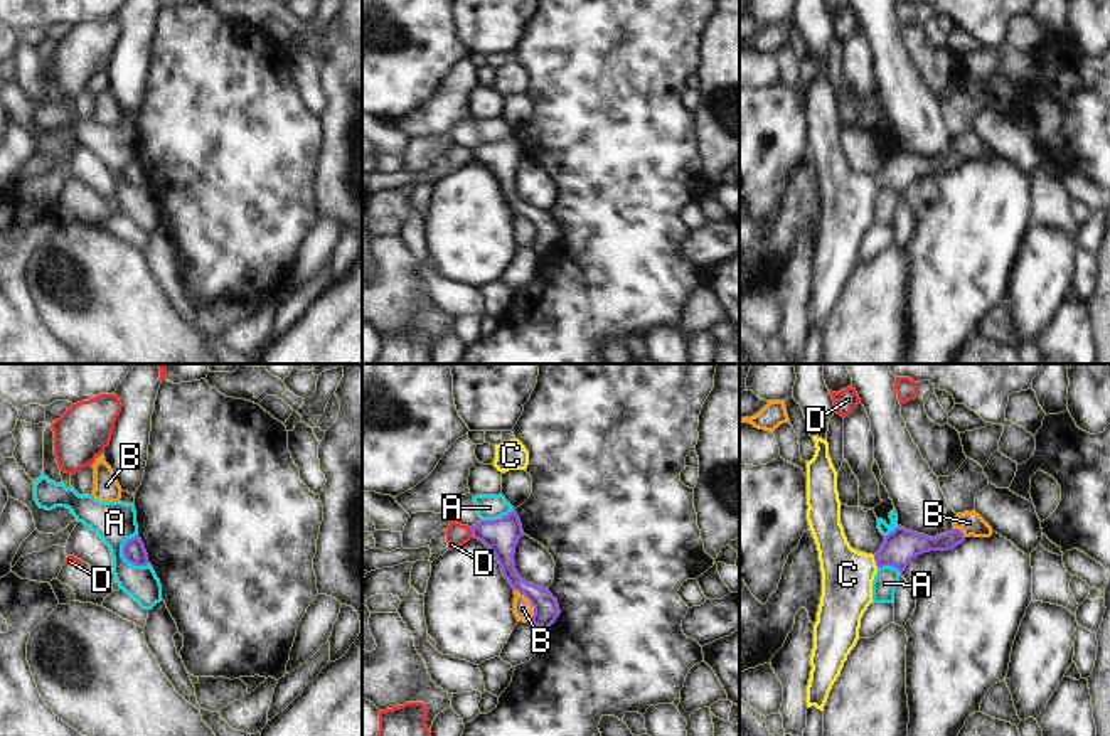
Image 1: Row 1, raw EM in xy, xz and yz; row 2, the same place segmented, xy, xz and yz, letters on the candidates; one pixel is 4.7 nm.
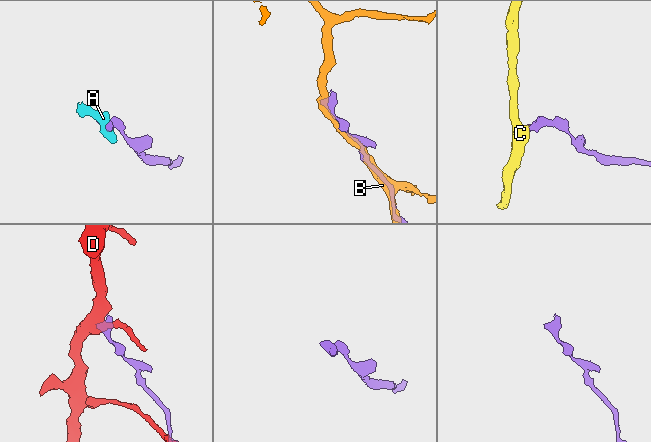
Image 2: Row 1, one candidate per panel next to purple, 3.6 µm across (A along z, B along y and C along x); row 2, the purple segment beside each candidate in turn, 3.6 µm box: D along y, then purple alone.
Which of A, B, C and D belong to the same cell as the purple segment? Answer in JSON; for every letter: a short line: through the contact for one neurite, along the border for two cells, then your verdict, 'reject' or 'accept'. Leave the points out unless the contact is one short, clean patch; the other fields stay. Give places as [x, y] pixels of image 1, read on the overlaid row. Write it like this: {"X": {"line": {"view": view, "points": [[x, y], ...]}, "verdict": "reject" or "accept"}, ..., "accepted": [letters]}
{"A": {"line": {"view": "xy", "points": [[128, 538], [123, 546], [123, 556], [135, 565], [149, 563]]}, "verdict": "reject"}, "B": {"verdict": "reject"}, "C": {"line": {"view": "yz", "points": [[900, 546], [876, 563], [848, 575]]}, "verdict": "accept"}, "D": {"line": {"view": "xz", "points": [[469, 528], [472, 536]]}, "verdict": "reject"}, "accepted": ["C"]}

